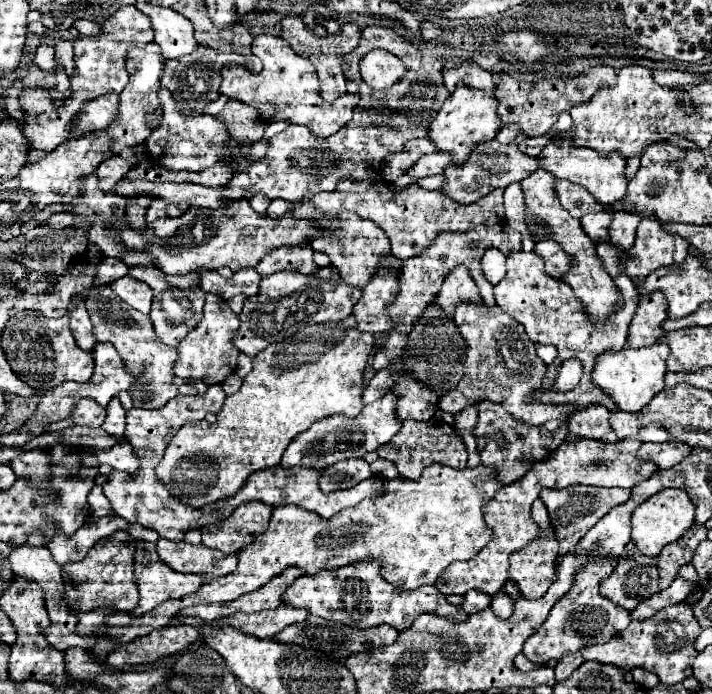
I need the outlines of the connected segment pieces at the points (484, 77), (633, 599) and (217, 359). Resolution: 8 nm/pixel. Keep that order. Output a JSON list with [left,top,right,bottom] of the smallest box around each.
[[443,64,495,96],[601,558,659,610],[175,294,239,384]]

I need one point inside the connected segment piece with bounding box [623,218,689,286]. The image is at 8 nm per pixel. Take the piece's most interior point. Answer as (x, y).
(654, 248)

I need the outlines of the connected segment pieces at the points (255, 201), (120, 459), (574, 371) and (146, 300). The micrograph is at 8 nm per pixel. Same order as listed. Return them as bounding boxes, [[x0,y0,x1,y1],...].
[[249,193,271,216],[93,442,139,476],[555,360,583,392],[111,276,153,314]]

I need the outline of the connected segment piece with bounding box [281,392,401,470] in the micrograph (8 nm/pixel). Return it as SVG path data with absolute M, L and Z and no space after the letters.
M387 392L381 400L367 404L359 416L355 418L343 416L343 436L339 436L339 416L327 416L323 420L317 420L307 432L301 432L299 436L295 436L295 440L291 440L287 452L283 452L281 466L283 468L303 466L319 470L341 460L363 458L367 452L375 452L379 446L387 444L401 428L401 422L395 416L395 406L397 396L393 392Z

